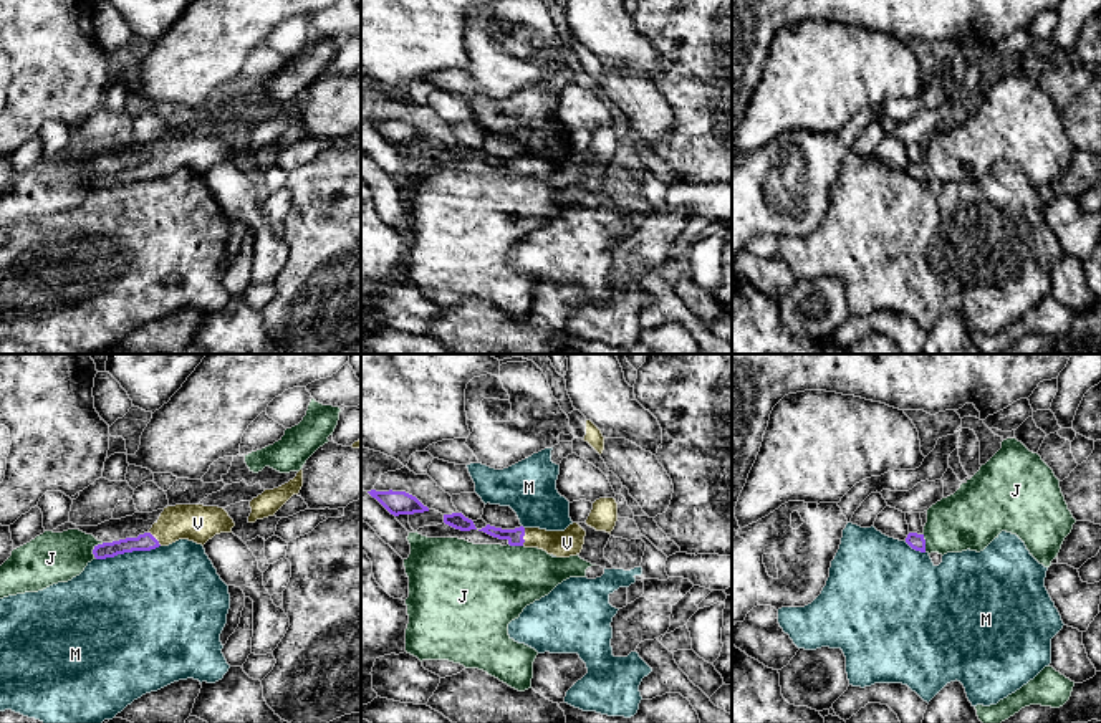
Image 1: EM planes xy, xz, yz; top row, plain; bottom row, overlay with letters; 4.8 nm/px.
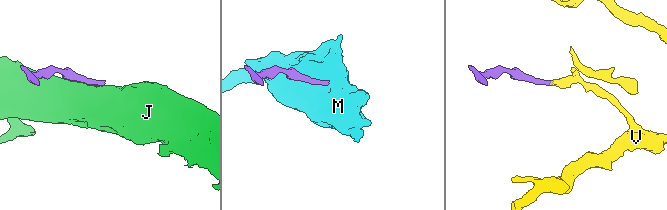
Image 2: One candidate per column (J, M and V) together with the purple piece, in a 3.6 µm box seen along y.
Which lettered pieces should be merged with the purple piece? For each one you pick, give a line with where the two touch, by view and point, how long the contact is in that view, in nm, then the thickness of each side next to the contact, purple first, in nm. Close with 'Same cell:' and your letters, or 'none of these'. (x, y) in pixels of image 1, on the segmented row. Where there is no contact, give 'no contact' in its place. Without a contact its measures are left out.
V: meets purple in xz at (524, 535); contact 90 nm long; 80 nm thick on the purple side, 130 nm on the other
Same cell: V

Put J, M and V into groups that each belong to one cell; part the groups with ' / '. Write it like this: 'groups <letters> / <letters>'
groups J / M / V

